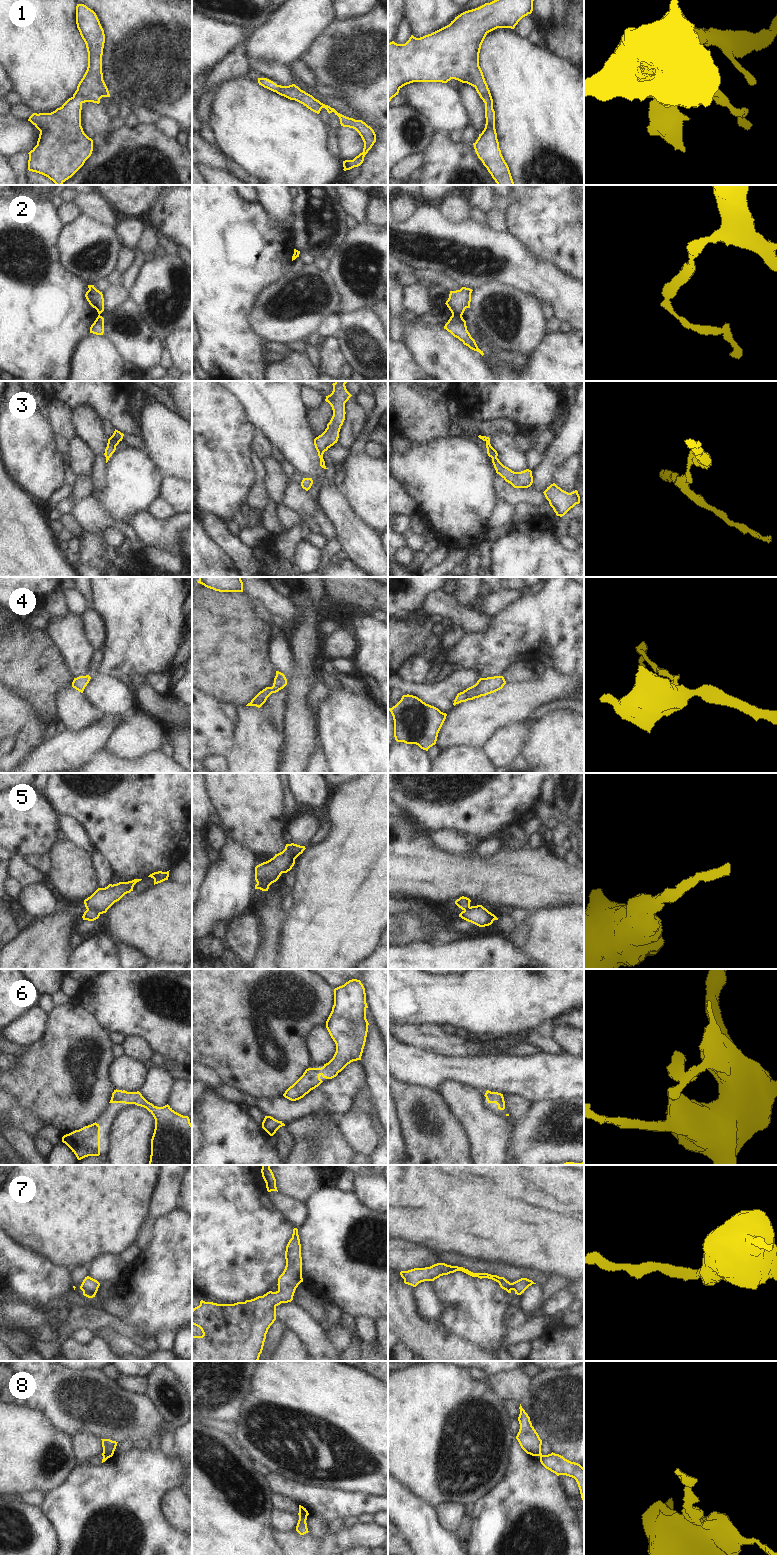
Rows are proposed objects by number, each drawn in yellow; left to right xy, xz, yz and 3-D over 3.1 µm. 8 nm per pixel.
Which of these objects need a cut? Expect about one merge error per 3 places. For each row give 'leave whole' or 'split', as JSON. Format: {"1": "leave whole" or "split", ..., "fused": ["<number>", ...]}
{"1": "leave whole", "2": "split", "3": "leave whole", "4": "leave whole", "5": "split", "6": "leave whole", "7": "leave whole", "8": "split", "fused": ["2", "5", "8"]}

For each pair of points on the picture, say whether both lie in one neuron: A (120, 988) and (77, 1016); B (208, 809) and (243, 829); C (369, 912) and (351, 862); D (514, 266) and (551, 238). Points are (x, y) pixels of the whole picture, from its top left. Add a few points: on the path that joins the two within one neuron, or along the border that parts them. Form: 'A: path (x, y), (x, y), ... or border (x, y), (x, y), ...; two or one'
A: border (76, 1001), (102, 1027); two
B: border (205, 790), (215, 812); two
C: path (357, 900), (355, 898), (355, 874); one
D: border (515, 236), (532, 255), (552, 263); two

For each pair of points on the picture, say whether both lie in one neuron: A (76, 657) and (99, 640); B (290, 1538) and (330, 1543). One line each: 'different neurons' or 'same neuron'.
A: different neurons
B: same neuron

